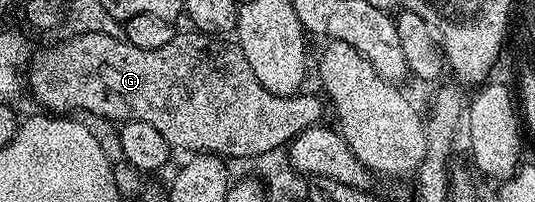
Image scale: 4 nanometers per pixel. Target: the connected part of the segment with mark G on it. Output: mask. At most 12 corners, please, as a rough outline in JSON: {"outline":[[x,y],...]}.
{"outline":[[72,35],[31,60],[48,113],[154,125],[177,152],[251,161],[324,115],[239,46]]}

